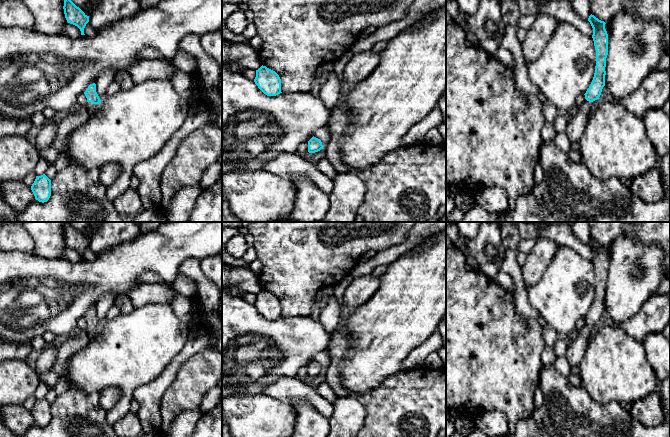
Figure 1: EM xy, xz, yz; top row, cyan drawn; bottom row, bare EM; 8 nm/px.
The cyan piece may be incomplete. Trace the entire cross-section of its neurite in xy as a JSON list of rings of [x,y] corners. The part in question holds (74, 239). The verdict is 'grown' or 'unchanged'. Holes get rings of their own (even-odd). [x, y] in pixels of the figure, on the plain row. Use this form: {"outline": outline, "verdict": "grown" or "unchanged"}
{"outline": [[[66,222],[64,224],[63,233],[67,246],[77,250],[81,255],[81,259],[85,259],[84,252],[89,246],[89,240],[87,240],[69,222]]], "verdict": "unchanged"}

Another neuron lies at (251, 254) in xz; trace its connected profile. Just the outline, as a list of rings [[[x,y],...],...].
[[[253,246],[248,247],[245,255],[243,256],[243,260],[250,265],[253,261],[255,261],[257,259],[257,251],[255,250],[255,248]]]

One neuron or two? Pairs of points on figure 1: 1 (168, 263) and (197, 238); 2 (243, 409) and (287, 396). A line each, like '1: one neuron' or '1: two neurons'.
1: one neuron
2: two neurons

